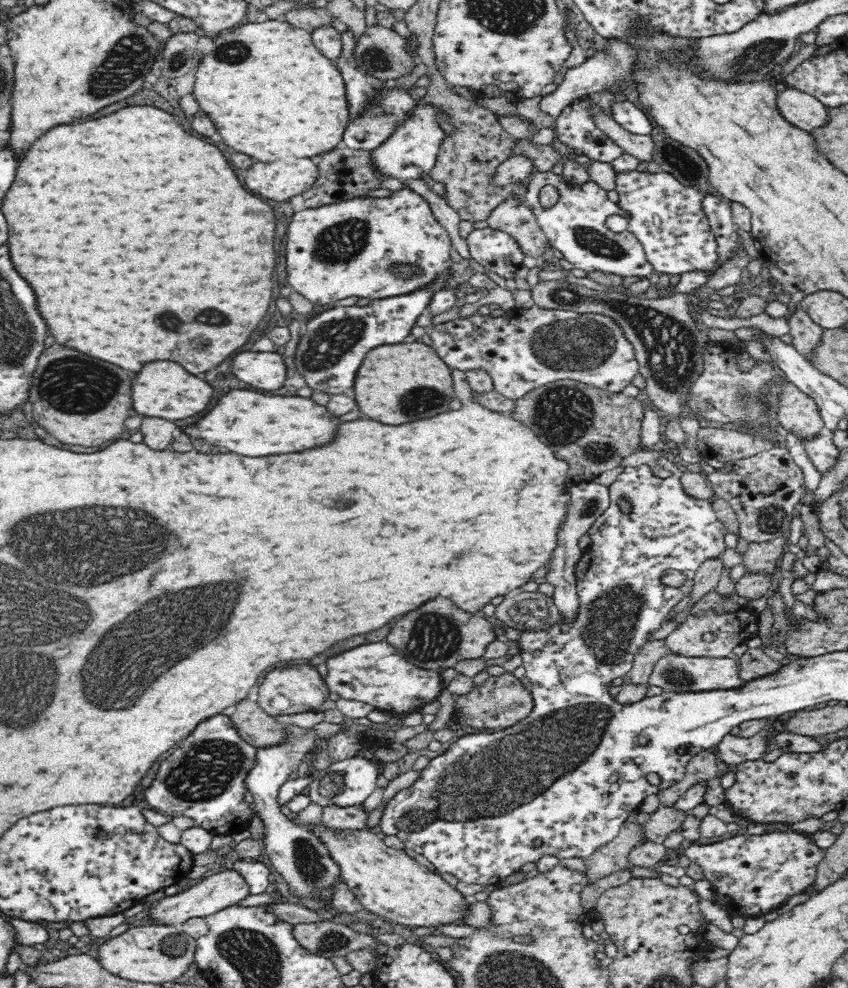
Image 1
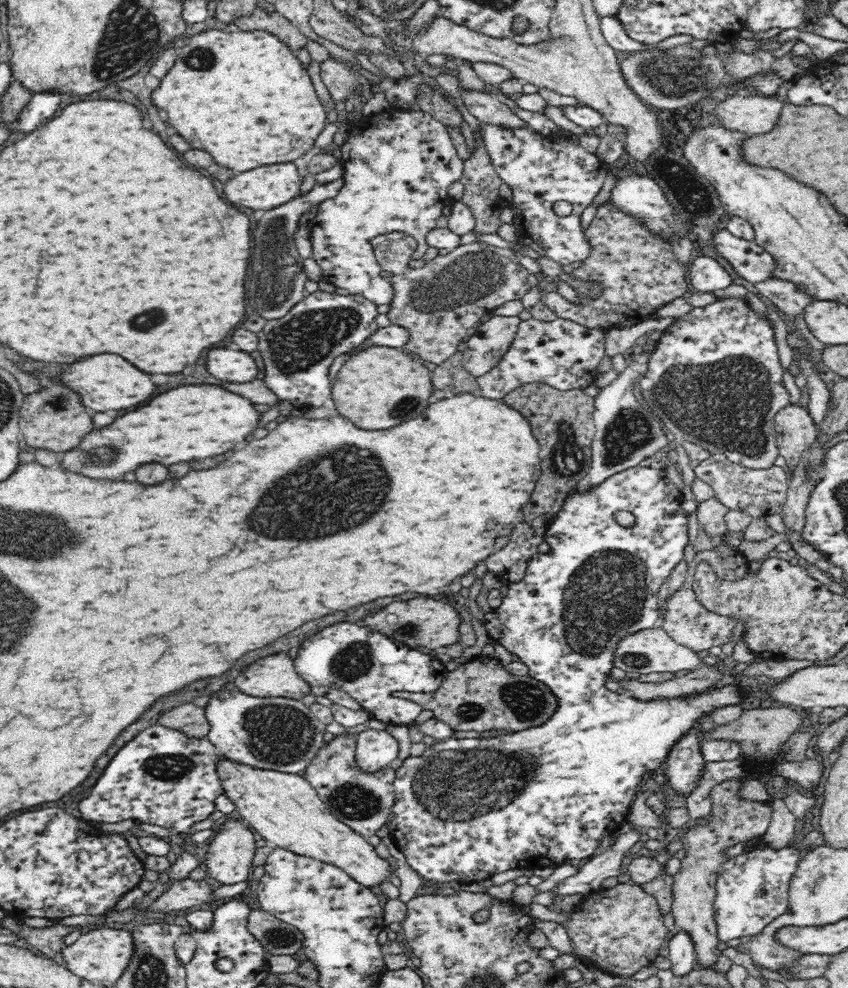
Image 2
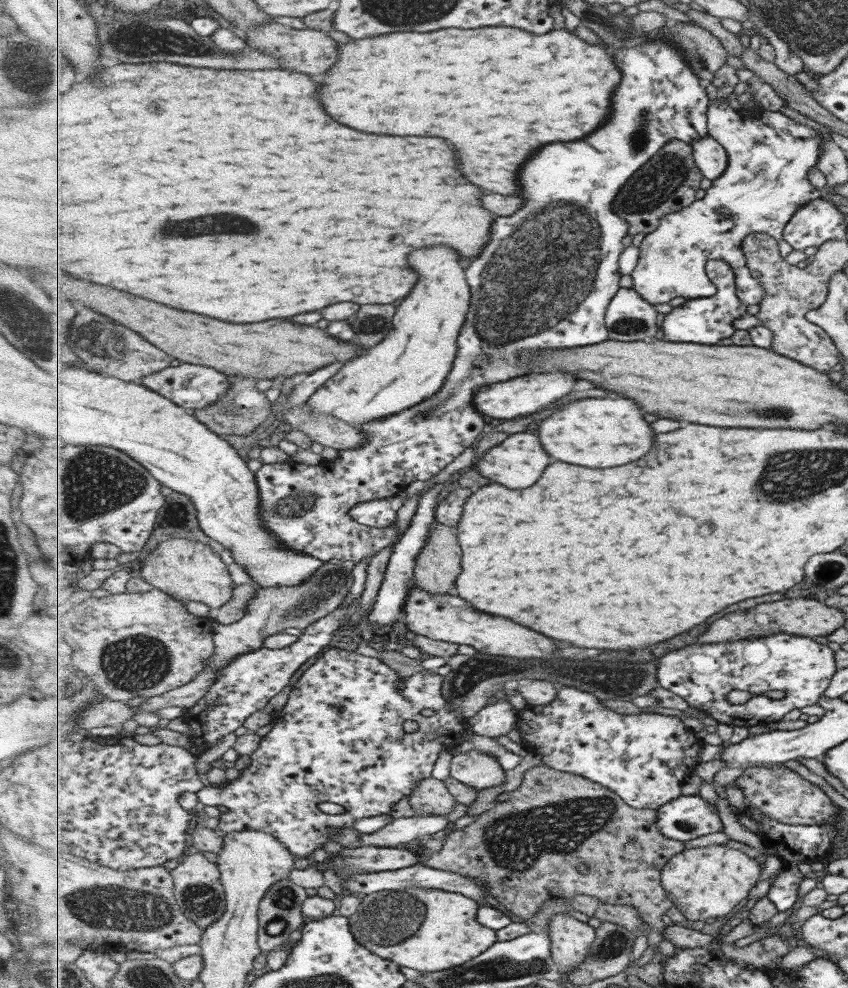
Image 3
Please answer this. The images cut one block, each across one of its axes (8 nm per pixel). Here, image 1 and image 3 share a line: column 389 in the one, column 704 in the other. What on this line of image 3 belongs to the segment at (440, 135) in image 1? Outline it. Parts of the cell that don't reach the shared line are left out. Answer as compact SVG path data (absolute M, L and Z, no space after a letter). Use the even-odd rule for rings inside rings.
M711 135L694 142L695 162L701 172L711 181L724 175L729 168L729 155L727 149Z

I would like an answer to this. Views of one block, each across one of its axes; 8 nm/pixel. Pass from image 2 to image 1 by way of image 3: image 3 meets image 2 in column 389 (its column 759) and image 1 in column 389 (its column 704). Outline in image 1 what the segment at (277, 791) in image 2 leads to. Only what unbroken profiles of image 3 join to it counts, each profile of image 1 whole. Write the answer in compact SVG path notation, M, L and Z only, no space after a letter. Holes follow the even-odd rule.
M322 824L312 832L322 837L328 845L332 857L340 865L344 883L362 908L390 920L397 928L398 924L402 924L411 926L418 932L446 924L466 924L473 899L459 892L440 874L419 864L404 851L388 847L376 830L364 828L337 834L326 830Z

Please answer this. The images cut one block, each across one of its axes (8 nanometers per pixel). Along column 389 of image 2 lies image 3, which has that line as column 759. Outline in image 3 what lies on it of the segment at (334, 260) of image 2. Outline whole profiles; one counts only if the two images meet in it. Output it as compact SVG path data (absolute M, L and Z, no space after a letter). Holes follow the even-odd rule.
M719 95L709 107L708 128L711 136L727 149L729 168L721 178L712 181L711 186L691 206L664 216L657 230L646 235L640 242L638 266L630 276L634 280L634 290L651 304L667 304L679 297L687 300L709 298L718 294L718 287L706 270L707 264L713 260L723 260L730 265L736 275L739 297L745 304L761 304L767 290L747 266L747 258L741 248L743 240L753 232L764 232L779 240L781 254L784 257L789 256L794 248L783 236L787 224L804 204L815 200L823 192L810 181L810 172L822 156L823 146L823 140L813 128L799 124L779 111L765 108L738 111Z

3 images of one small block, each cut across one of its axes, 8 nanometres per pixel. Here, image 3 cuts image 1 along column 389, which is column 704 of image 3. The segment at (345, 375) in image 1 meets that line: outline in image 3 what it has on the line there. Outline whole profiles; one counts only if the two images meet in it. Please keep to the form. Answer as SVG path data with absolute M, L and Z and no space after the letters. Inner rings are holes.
M713 260L706 267L708 276L718 287L718 294L709 298L687 299L672 309L663 322L663 332L671 342L697 342L697 344L721 344L737 332L735 322L747 316L747 305L739 297L736 275L723 260Z

